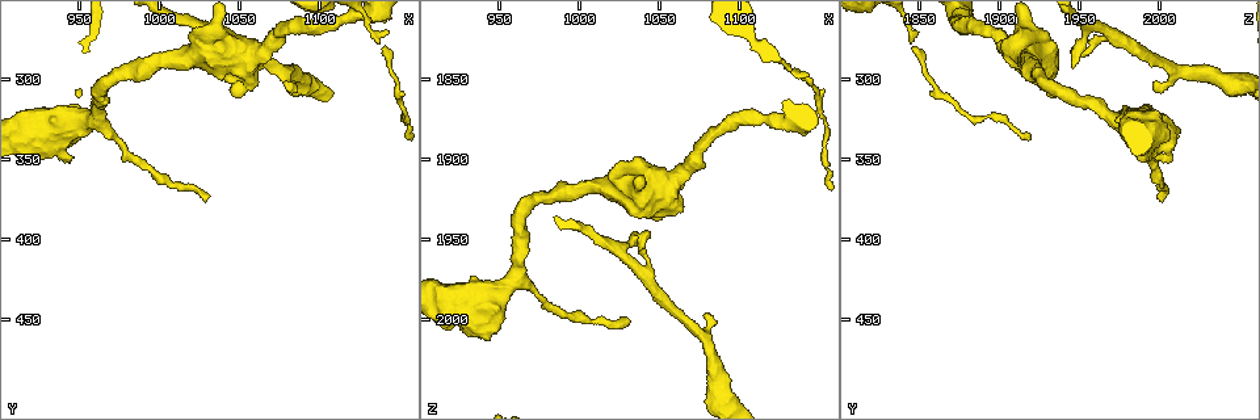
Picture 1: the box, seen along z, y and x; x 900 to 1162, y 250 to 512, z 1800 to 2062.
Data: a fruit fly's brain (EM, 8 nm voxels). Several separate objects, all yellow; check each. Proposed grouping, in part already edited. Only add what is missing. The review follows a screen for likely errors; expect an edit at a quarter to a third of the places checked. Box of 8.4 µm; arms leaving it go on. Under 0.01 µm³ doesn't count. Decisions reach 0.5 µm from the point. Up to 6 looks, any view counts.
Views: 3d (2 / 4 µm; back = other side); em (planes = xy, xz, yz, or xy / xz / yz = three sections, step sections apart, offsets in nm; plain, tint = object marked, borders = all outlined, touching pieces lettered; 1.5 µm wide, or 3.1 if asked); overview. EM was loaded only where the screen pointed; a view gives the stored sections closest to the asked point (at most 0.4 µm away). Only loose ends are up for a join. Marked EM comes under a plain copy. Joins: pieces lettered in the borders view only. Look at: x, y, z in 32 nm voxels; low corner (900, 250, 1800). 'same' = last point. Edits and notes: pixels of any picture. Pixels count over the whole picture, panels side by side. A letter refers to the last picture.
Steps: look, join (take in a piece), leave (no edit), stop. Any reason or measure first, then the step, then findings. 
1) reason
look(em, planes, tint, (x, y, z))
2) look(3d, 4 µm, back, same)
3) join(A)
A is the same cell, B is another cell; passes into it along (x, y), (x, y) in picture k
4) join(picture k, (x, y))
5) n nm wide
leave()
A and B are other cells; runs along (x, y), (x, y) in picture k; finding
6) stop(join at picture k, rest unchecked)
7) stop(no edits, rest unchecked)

an open end
look(em, planes, borders, (1030, 374, 2000))

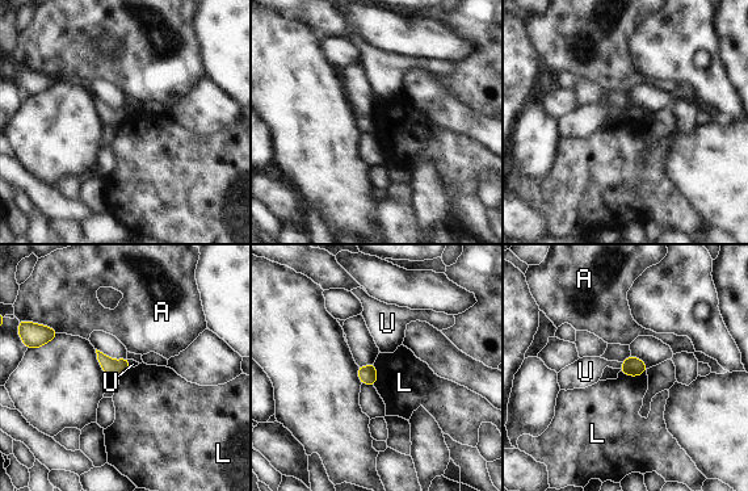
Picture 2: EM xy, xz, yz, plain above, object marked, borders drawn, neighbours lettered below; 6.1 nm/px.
leave()
A, L and U are other cells; border along (621, 370), (633, 376), (646, 372) in picture 2; none of them fits

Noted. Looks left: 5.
free end
look(3d, 2 µm, (1080, 306, 1994))

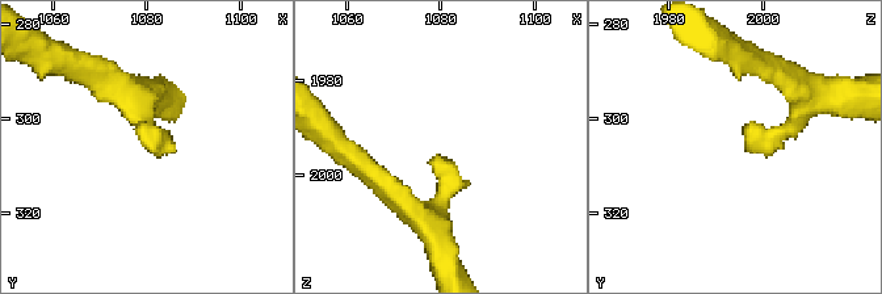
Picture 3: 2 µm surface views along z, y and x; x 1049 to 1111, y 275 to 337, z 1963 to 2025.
look(em, planes, borders, (1081, 306, 1996))

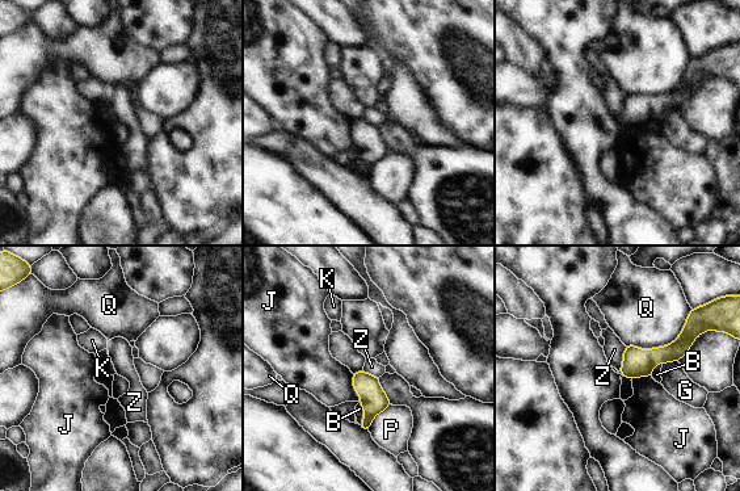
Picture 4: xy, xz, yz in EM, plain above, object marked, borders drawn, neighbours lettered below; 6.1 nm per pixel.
Q touches over 460 nm
leave()
B, G, J, K, P, Q and Z are other cells; runs along (688, 331), (669, 353), (623, 372) in picture 4; none of them fits

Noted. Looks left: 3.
long arm stops here
look(3d, 2 µm, (1140, 272, 1846))

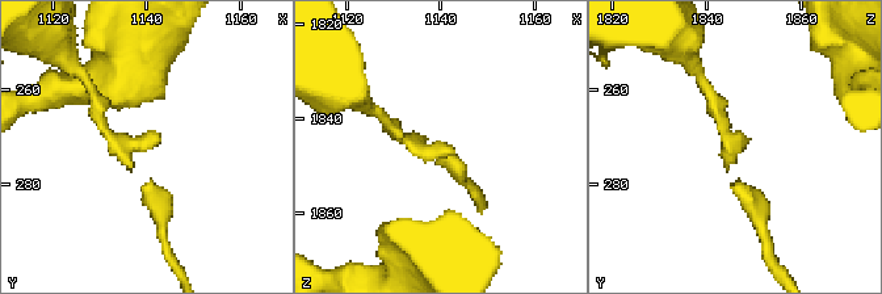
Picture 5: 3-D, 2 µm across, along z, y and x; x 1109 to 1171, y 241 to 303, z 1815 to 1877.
need the tissue
look(em, planes, tint, (1142, 271, 1845))

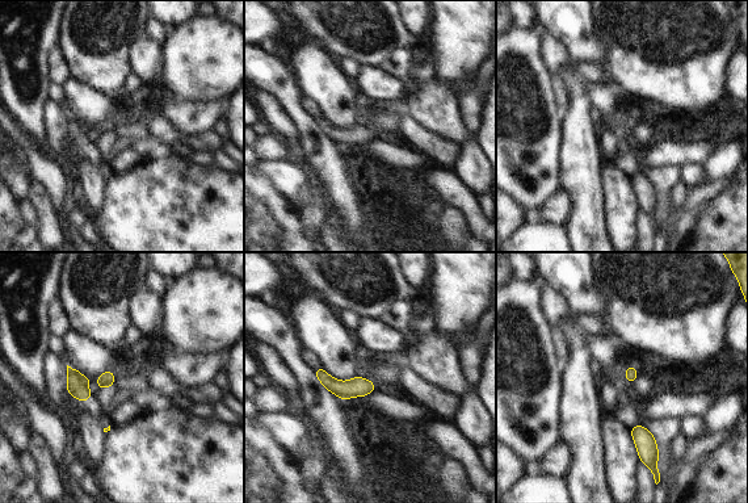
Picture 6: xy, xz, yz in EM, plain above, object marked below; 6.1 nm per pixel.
look(em, planes, borders, same)

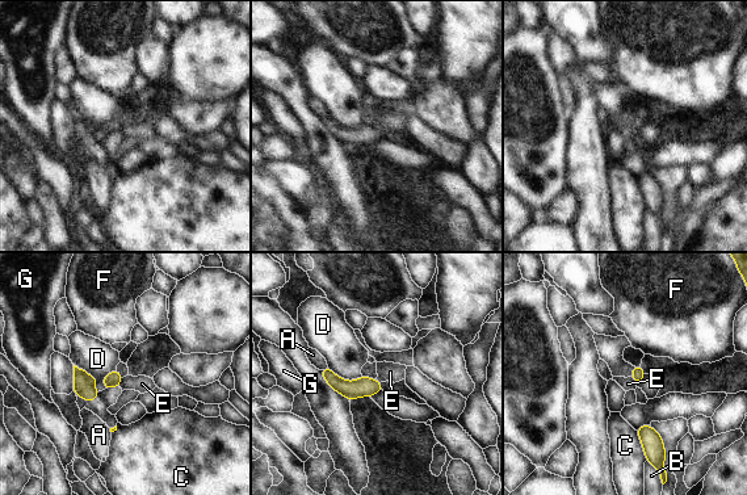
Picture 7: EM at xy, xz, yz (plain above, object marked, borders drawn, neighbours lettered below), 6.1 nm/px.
80 nm wide
leave()
A, B, C, D, E, F and G are other cells; border along (124, 377), (118, 385) in picture 7; no lettered piece goes on from it

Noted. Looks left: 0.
stop(no edits, rest unchecked)

